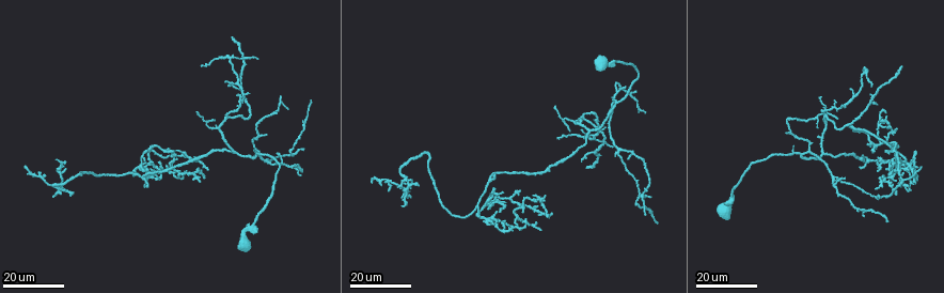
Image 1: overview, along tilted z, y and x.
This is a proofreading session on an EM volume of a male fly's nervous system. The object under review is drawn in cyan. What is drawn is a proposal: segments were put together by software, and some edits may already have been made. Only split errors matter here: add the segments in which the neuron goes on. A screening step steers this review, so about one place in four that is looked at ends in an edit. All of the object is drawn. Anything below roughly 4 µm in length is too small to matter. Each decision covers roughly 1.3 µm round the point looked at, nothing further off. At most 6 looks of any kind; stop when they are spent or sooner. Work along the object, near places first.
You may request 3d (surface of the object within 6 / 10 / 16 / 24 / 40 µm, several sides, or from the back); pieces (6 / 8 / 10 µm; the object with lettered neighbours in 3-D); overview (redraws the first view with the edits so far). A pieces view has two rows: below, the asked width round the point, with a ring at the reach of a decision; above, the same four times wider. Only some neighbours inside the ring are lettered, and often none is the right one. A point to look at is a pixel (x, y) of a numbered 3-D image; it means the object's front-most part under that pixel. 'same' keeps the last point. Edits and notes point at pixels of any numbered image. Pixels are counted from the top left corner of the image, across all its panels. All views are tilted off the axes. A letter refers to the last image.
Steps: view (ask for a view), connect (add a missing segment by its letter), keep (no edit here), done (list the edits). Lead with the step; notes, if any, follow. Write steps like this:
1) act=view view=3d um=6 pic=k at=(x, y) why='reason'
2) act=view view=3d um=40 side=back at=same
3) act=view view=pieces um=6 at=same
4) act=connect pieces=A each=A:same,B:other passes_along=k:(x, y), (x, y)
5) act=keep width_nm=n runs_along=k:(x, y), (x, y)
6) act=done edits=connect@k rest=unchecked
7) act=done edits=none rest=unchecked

act=view view=3d um=16 pic=1 at=(884, 113) why='tapers out'

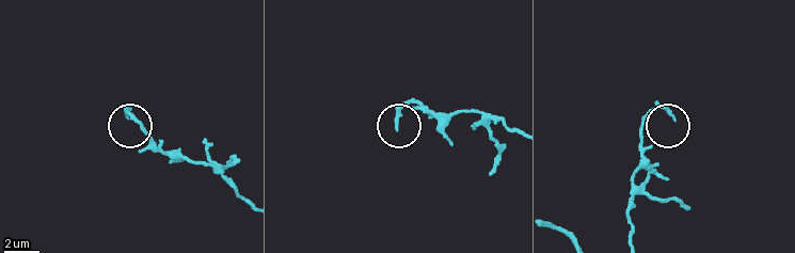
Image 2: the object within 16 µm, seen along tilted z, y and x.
act=view view=3d um=6 pic=2 at=(671, 116)

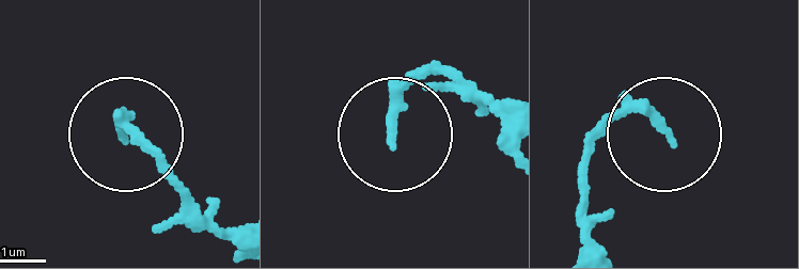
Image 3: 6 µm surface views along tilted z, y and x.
act=view view=pieces um=10 pic=3 at=(394, 141)

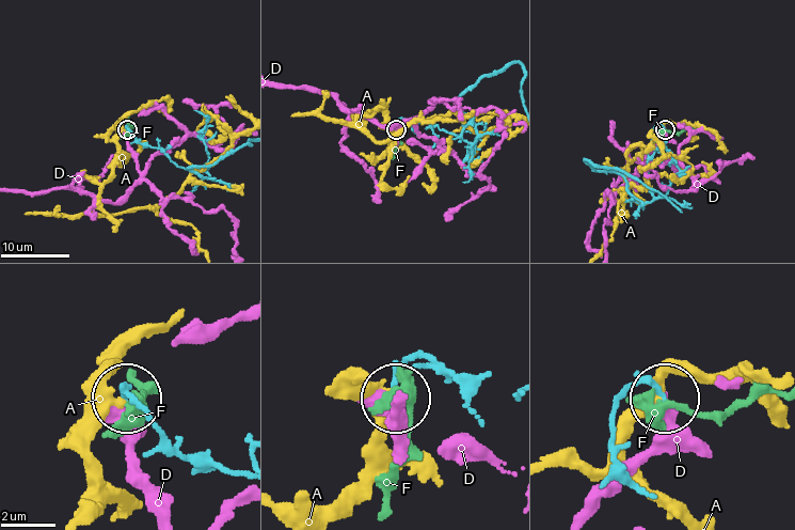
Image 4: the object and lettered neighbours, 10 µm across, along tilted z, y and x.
act=keep each=A:other,D:other,F:other found='none of them fits'

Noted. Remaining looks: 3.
act=view view=3d um=24 pic=1 at=(397, 187) why='branch stops here'

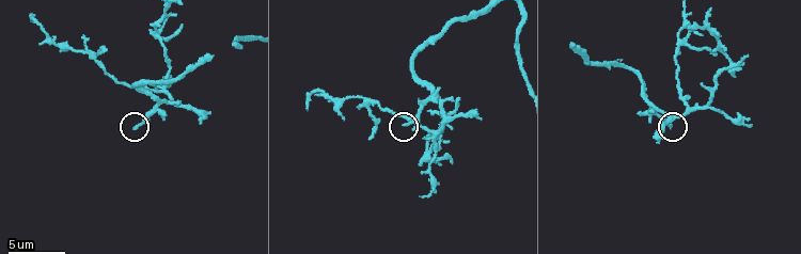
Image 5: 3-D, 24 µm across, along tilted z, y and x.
act=view view=pieces um=8 pic=5 at=(672, 128) why='what lies round it'

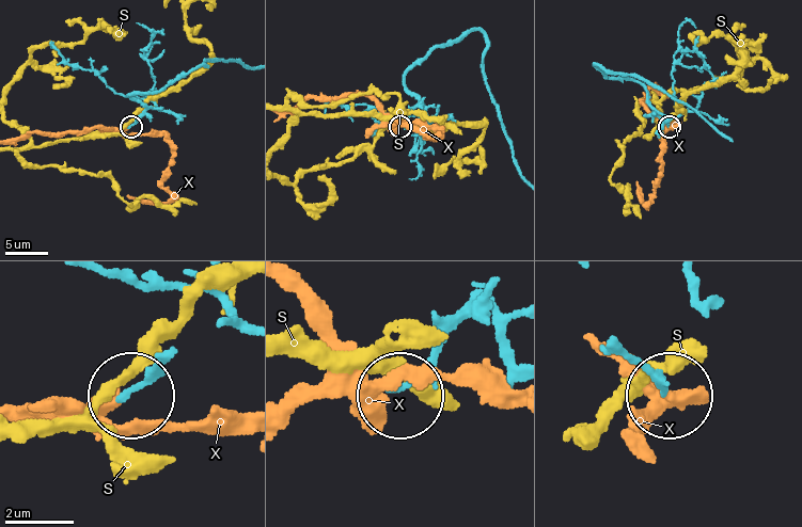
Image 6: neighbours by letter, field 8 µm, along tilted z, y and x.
act=keep each=S:other,X:other runs_along=6:(618, 354), (662, 390) found='no lettered segment goes on from it'

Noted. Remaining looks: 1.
act=view view=pieces um=10 pic=5 at=(478, 118) why='tapers out'

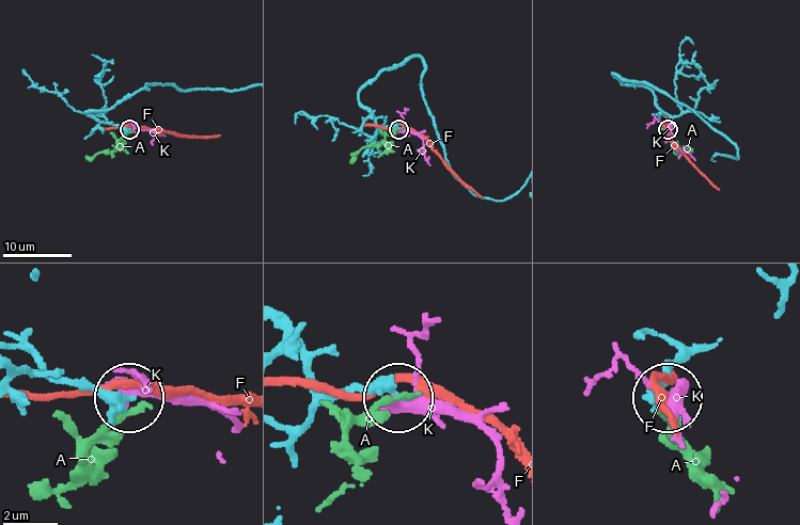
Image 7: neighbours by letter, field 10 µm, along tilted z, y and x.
act=keep each=A:other,F:other,K:other runs_along=7:(16, 363), (127, 400) found='no lettered segment goes on from it'

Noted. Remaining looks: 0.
act=done edits=none rest=unchecked

